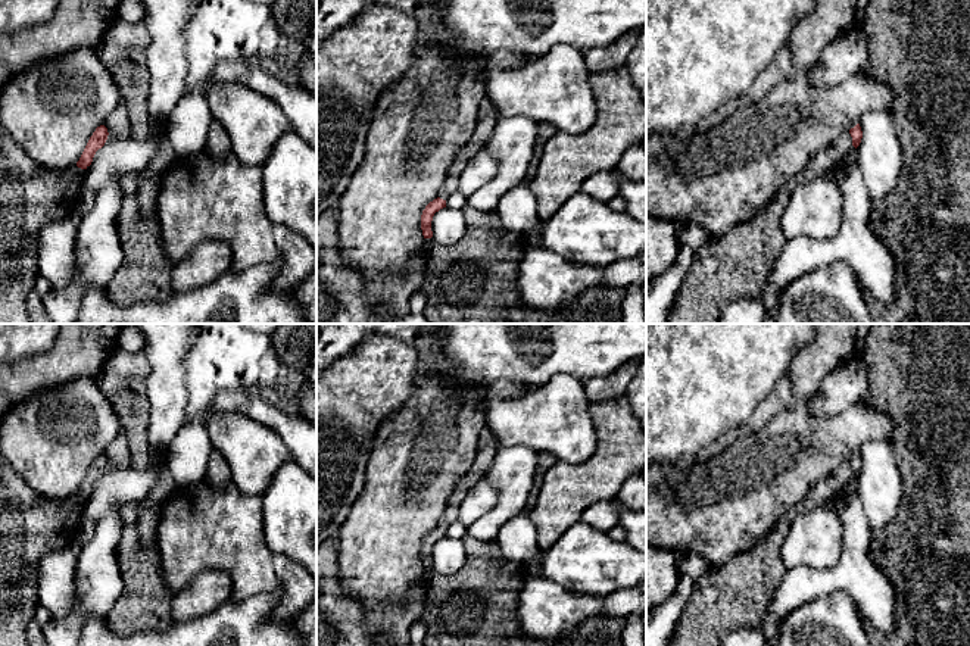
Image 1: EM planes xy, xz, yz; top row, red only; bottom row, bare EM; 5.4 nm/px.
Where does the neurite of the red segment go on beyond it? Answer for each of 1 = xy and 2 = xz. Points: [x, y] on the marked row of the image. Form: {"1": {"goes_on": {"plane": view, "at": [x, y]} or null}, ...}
{"1": {"goes_on": {"plane": "xy", "at": [31, 196]}}, "2": {"goes_on": {"plane": "xz", "at": [343, 296]}}}

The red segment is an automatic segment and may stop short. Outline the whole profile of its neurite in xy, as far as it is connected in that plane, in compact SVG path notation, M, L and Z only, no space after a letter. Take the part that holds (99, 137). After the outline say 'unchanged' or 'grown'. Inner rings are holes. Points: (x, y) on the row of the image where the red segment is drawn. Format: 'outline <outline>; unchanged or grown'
outline M105 125L97 127L75 165L52 169L37 163L0 128L0 324L29 324L25 303L40 275L37 256L40 231L44 225L78 212L84 175L107 135Z; grown

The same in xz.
outline M496 109L480 118L470 141L456 153L439 197L422 210L421 230L425 240L400 277L369 280L352 271L339 246L337 210L328 209L316 219L316 324L392 324L372 318L377 306L397 315L409 313L409 296L424 283L425 260L434 244L433 216L458 191L464 166L487 144L498 118Z; grown

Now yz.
outline M860 124L817 152L798 174L748 221L720 237L709 237L698 250L668 315L668 324L717 324L723 310L740 299L761 299L768 275L787 238L782 218L793 190L830 171L861 143Z; grown

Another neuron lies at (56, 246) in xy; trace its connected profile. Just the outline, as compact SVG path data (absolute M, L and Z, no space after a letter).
M72 215L41 228L37 244L38 274L52 288L63 290L77 280L77 235L82 215Z

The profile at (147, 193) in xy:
M165 171L146 174L138 184L135 199L141 215L146 218L156 218L160 181L163 175Z

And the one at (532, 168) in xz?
M537 122L537 143L534 146L531 160L527 166L527 178L525 178L524 184L528 185L528 182L534 178L539 162L542 159L543 144L551 137L553 137L556 131L558 129L553 125L548 124L548 122Z

